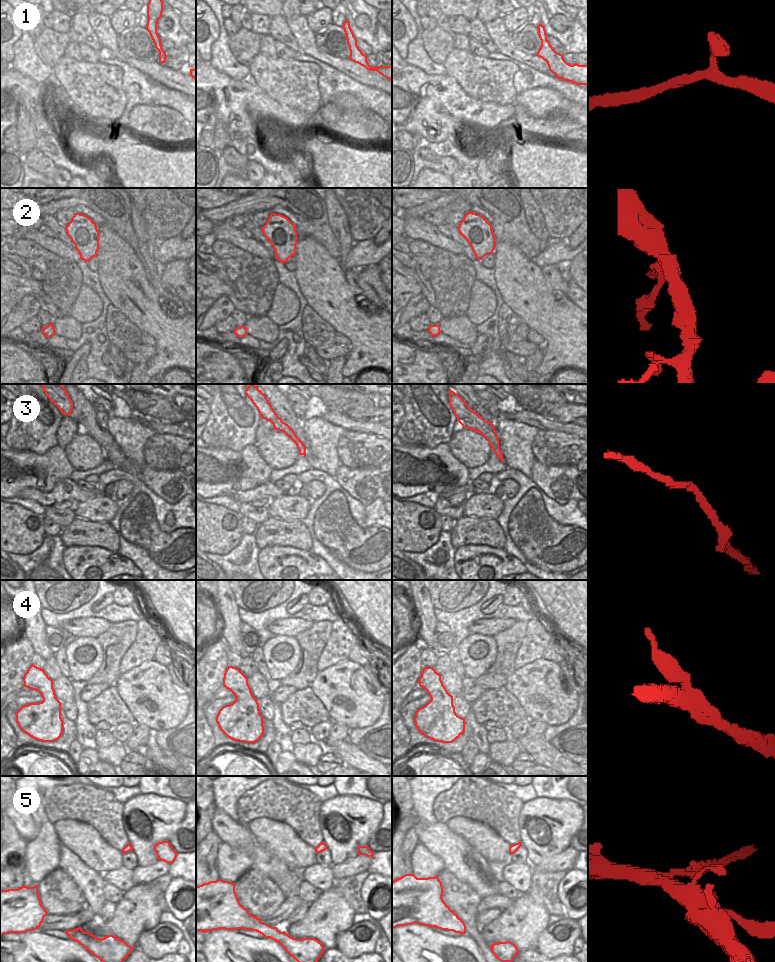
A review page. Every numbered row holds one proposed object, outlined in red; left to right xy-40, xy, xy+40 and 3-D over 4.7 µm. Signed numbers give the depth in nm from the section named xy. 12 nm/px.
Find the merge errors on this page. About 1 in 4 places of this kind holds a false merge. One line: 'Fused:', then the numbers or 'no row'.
Fused: 5

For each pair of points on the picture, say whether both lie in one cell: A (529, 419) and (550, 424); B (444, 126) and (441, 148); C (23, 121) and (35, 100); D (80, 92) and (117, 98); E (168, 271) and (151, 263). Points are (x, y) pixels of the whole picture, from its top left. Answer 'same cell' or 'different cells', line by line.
A: same cell
B: different cells
C: different cells
D: same cell
E: different cells

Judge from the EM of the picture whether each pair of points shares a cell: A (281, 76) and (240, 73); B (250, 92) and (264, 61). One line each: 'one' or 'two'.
A: two
B: two

